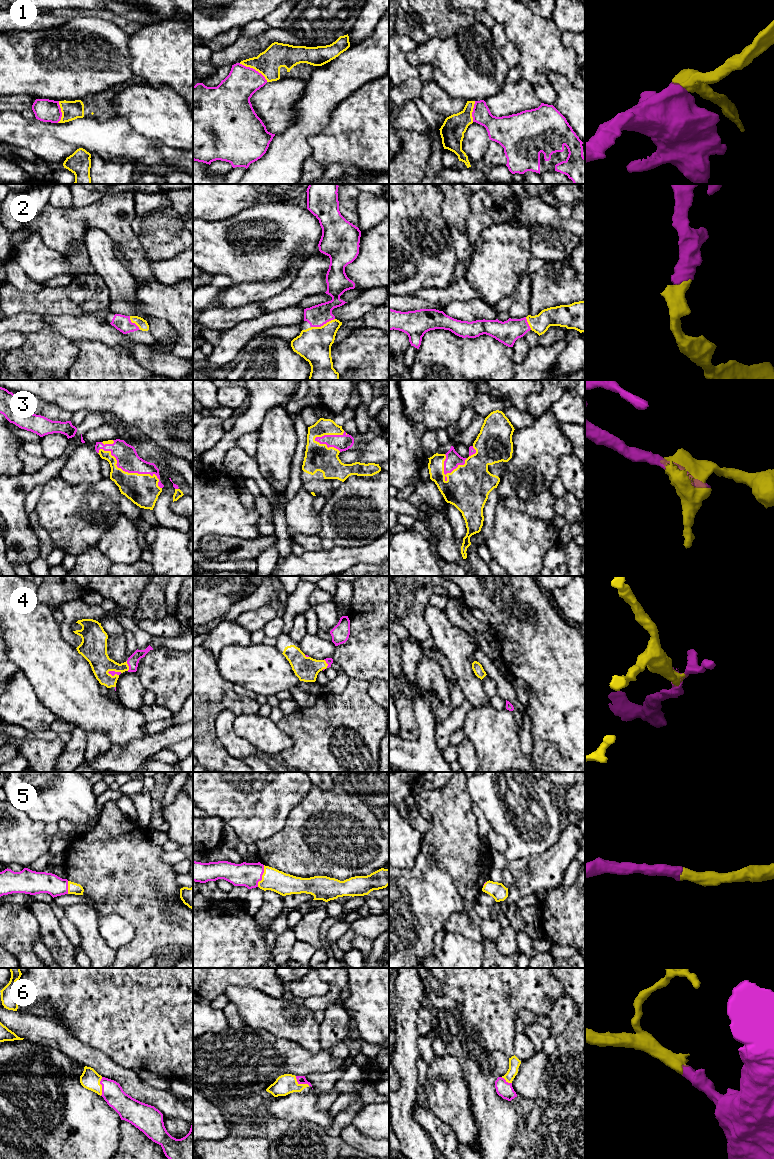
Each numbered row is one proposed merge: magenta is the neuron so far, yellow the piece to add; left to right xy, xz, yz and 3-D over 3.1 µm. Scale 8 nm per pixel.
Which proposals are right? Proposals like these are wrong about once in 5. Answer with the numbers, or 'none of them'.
2, 3, 4, 5, 6

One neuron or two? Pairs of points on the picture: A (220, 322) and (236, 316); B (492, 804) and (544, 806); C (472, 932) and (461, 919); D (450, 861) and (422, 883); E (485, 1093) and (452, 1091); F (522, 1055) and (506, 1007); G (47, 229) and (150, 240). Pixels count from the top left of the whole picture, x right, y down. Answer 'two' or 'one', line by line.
A: one
B: one
C: one
D: two
E: two
F: two
G: two

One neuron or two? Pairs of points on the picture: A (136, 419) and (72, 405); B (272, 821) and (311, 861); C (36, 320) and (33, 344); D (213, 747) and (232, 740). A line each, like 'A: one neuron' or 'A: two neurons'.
A: one neuron
B: two neurons
C: two neurons
D: two neurons

